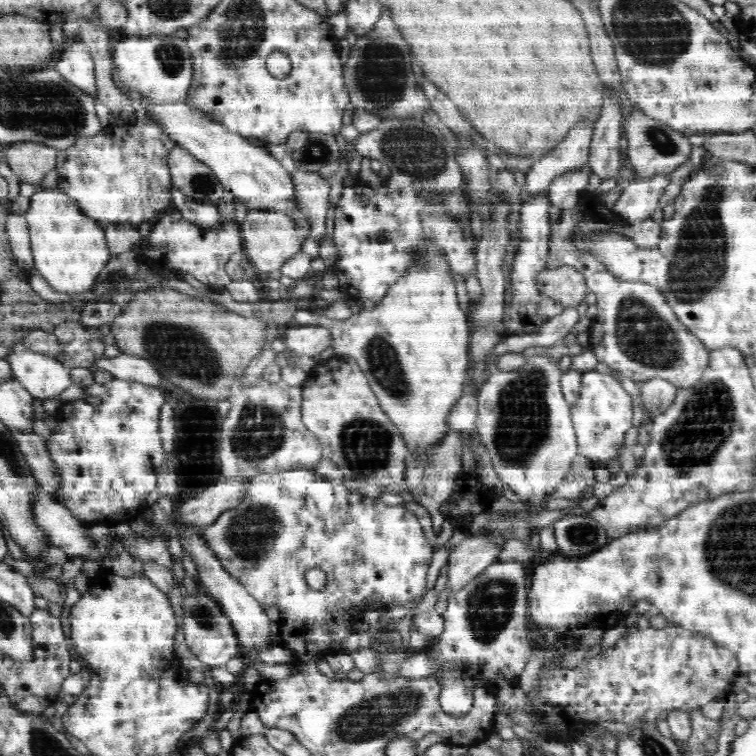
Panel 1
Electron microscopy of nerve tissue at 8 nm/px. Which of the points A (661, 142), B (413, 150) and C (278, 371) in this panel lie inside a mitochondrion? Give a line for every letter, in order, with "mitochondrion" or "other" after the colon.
A: mitochondrion
B: mitochondrion
C: other

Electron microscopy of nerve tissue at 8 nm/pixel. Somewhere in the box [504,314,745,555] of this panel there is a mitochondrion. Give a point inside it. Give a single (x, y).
(703, 426)

